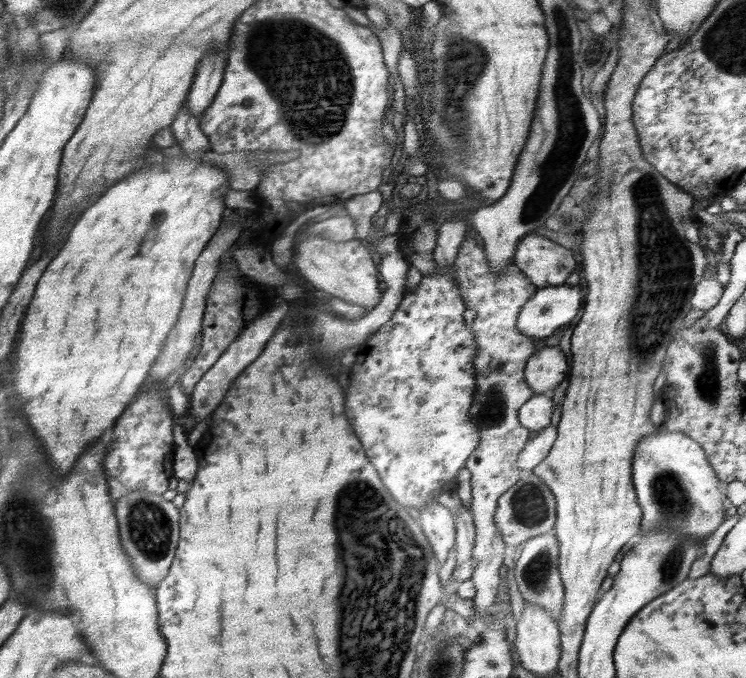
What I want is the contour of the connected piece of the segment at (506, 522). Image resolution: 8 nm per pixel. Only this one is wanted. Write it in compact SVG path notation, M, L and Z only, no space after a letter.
M533 472L523 473L500 498L496 516L496 527L502 533L502 539L511 553L518 551L526 540L552 530L556 520L556 503L552 491Z

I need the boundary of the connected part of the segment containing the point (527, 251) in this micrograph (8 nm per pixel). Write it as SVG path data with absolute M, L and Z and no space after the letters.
M536 232L518 241L514 264L539 289L565 285L575 271L574 250L566 248Z

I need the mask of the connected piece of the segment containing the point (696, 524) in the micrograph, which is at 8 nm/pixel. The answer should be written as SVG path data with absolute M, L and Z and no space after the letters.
M660 427L638 441L632 457L632 482L637 501L642 507L643 517L640 531L650 529L670 529L684 533L692 541L704 545L708 538L724 521L726 509L730 506L725 490L719 486L720 480L710 466L702 447L684 432L670 432Z

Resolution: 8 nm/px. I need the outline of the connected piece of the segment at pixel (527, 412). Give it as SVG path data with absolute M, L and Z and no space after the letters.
M536 393L519 409L520 425L530 429L532 434L550 425L553 405L550 393Z

